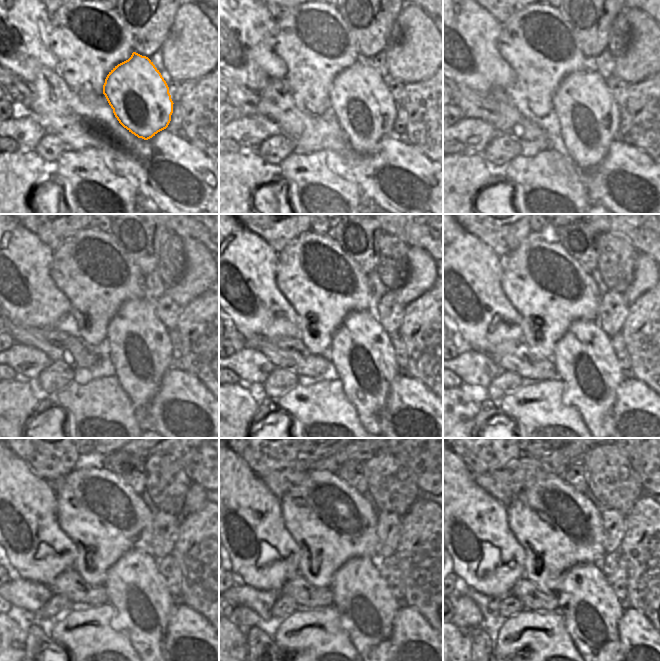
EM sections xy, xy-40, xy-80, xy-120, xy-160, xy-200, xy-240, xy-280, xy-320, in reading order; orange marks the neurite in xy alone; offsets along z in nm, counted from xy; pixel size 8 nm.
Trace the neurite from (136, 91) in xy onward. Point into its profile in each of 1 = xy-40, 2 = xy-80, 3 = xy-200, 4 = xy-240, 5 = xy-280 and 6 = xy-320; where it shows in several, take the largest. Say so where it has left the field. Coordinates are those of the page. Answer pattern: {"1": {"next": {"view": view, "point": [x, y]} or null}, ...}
{"1": {"next": {"view": "xy-40", "point": [359, 98]}}, "2": {"next": {"view": "xy-80", "point": [588, 116]}}, "3": {"next": {"view": "xy-200", "point": [584, 359]}}, "4": {"next": {"view": "xy-240", "point": [143, 604]}}, "5": {"next": {"view": "xy-280", "point": [362, 593]}}, "6": {"next": {"view": "xy-320", "point": [593, 623]}}}

